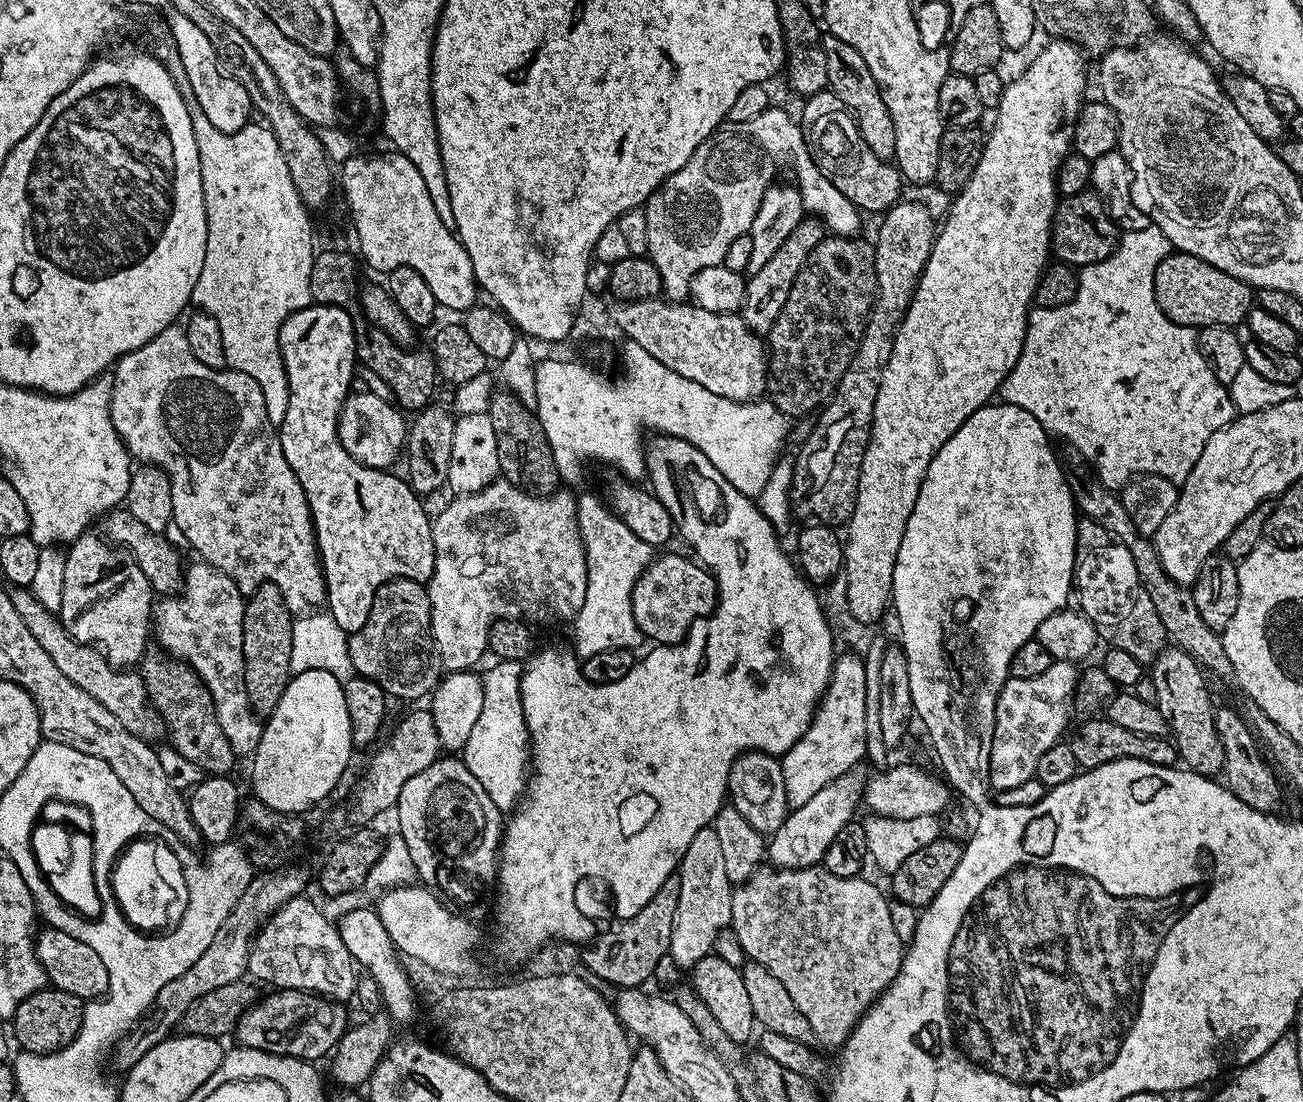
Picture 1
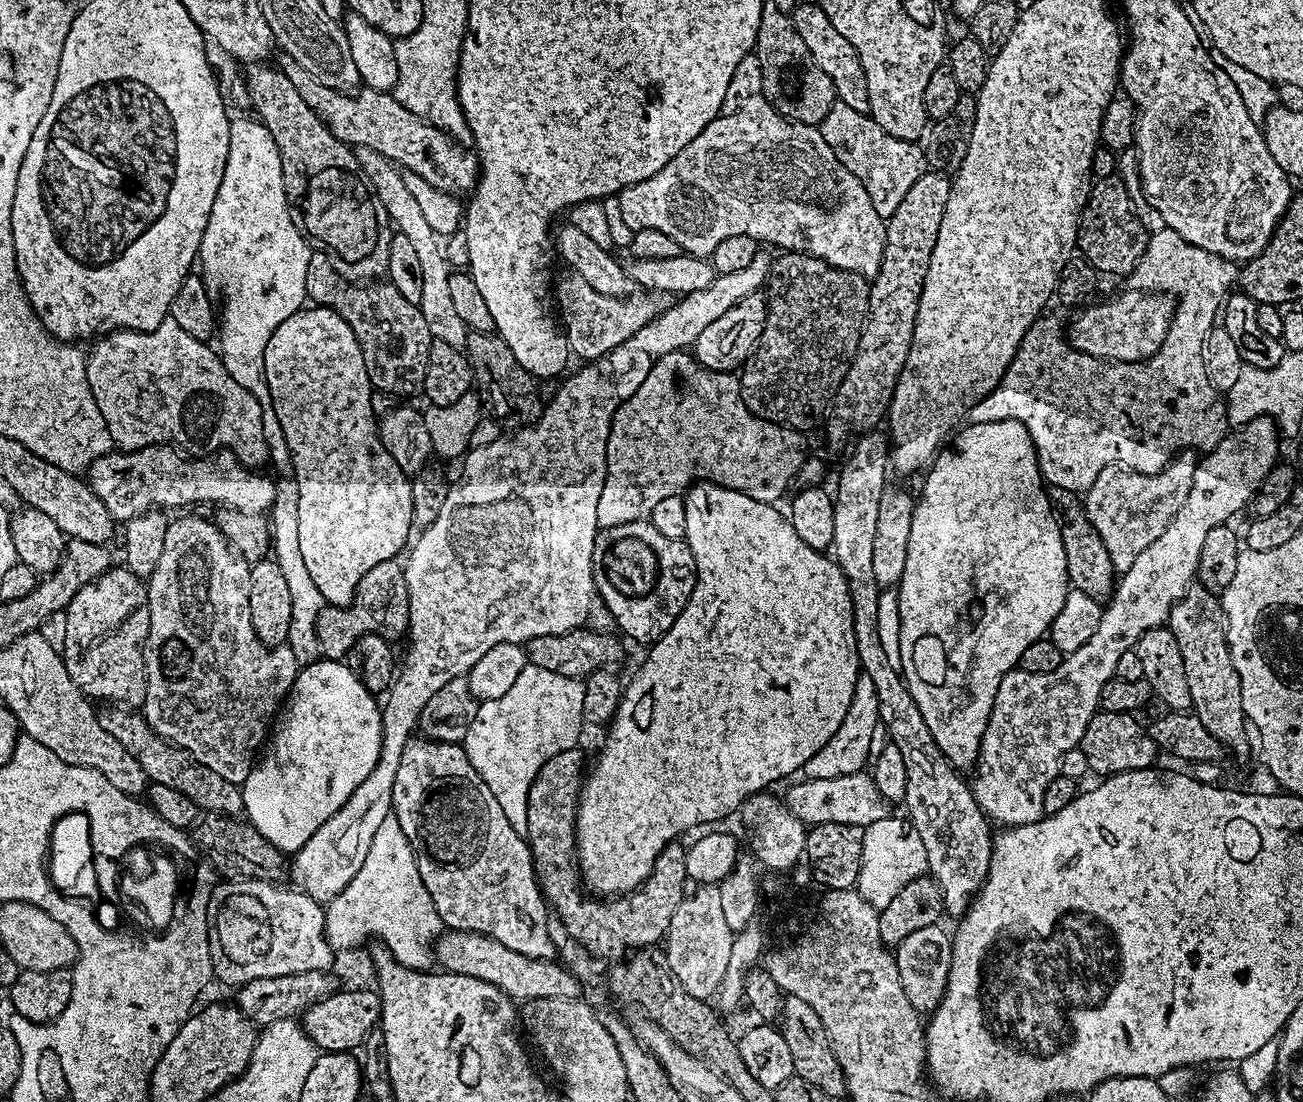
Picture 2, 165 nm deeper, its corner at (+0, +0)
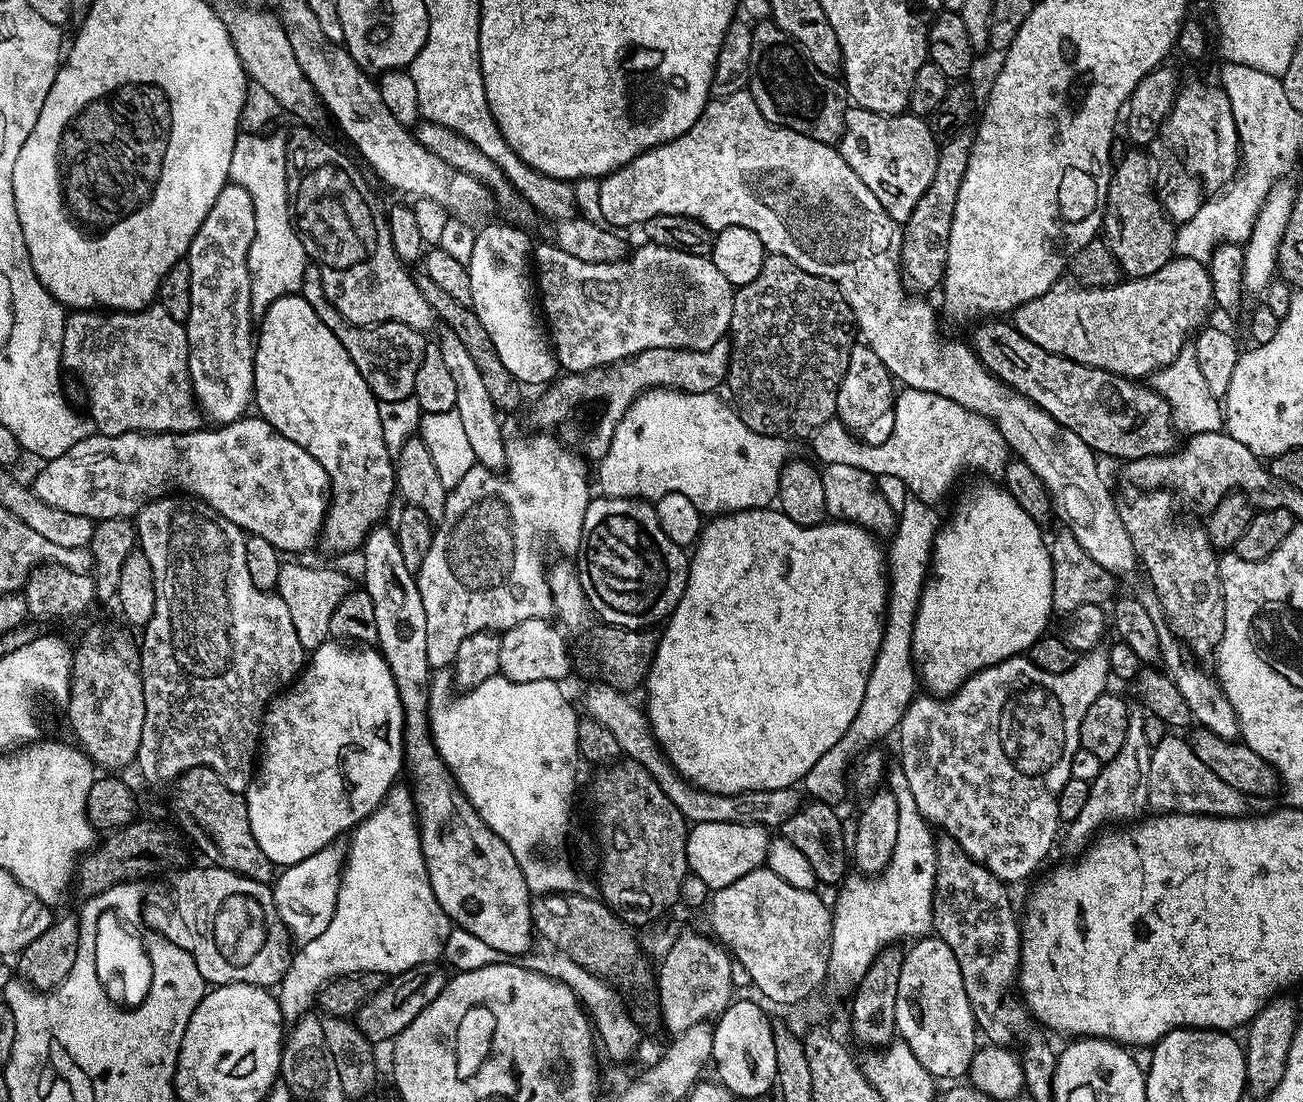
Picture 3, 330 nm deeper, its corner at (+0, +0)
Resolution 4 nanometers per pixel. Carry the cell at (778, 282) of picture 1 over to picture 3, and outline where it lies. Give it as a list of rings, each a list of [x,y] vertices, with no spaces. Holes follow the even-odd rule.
[[[727,339],[719,340],[706,350],[651,348],[603,368],[561,375],[541,391],[544,393],[540,401],[532,408],[532,420],[540,430],[556,430],[552,428],[560,424],[565,441],[577,440],[584,447],[583,455],[589,461],[599,462],[610,450],[618,422],[622,422],[626,410],[643,392],[651,388],[673,388],[690,394],[716,392],[719,384],[721,387],[728,378],[729,351]]]

